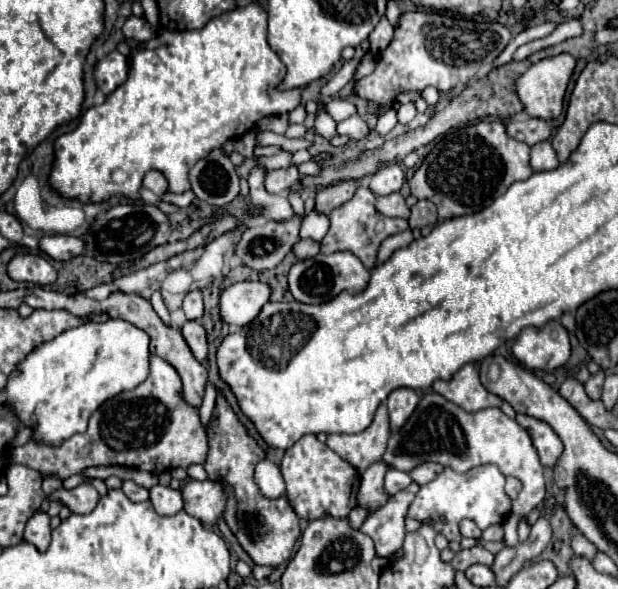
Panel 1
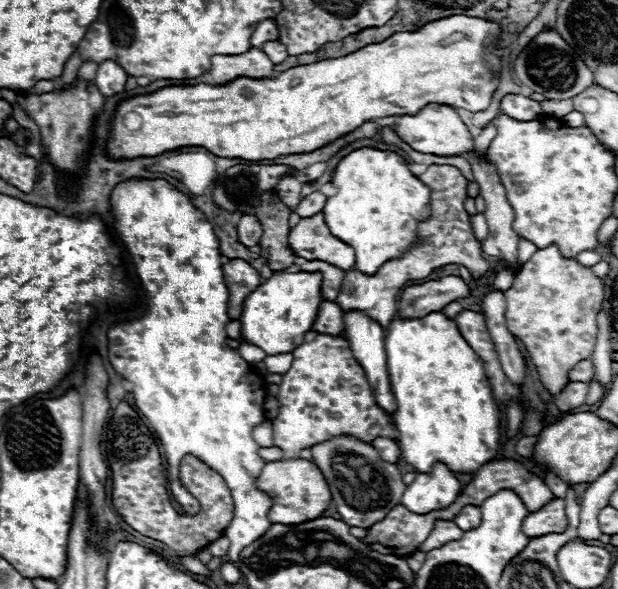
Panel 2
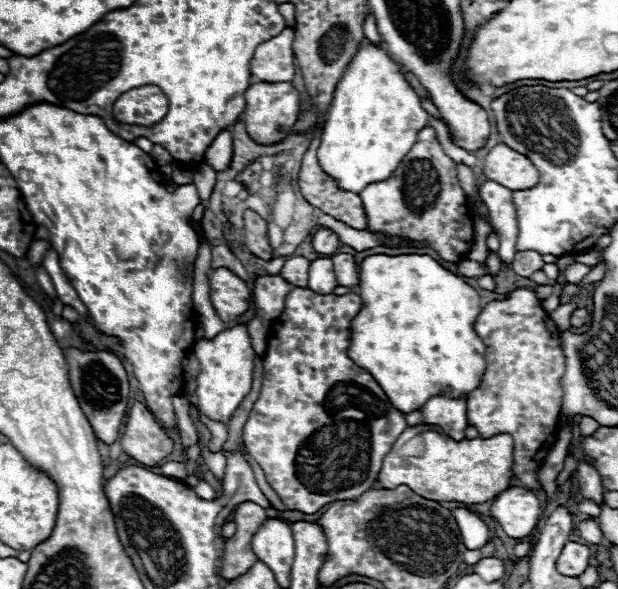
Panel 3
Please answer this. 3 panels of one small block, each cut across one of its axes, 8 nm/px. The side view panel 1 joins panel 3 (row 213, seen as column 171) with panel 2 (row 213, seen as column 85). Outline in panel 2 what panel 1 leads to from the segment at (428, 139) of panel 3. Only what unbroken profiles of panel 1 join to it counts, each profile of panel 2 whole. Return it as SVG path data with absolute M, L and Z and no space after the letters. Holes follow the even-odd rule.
M428 166L428 170L420 176L420 180L430 188L430 200L432 200L432 218L420 224L420 234L426 238L424 246L412 250L404 258L384 264L376 276L364 276L358 270L350 270L348 276L344 276L340 296L334 300L342 312L352 312L352 310L364 312L374 322L378 322L384 332L388 330L390 322L396 316L396 294L412 280L426 278L436 268L442 268L446 264L466 266L470 274L476 278L480 278L490 268L488 262L484 260L480 240L472 230L470 214L464 210L464 200L468 196L466 194L468 180L454 166Z

